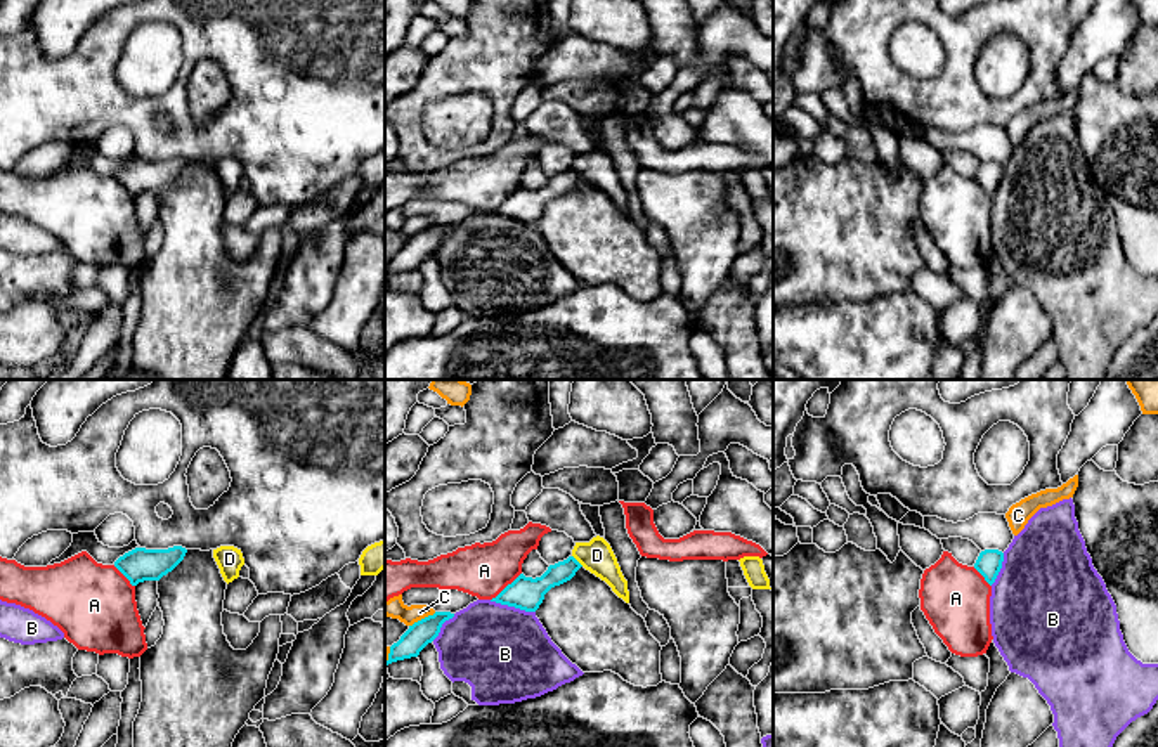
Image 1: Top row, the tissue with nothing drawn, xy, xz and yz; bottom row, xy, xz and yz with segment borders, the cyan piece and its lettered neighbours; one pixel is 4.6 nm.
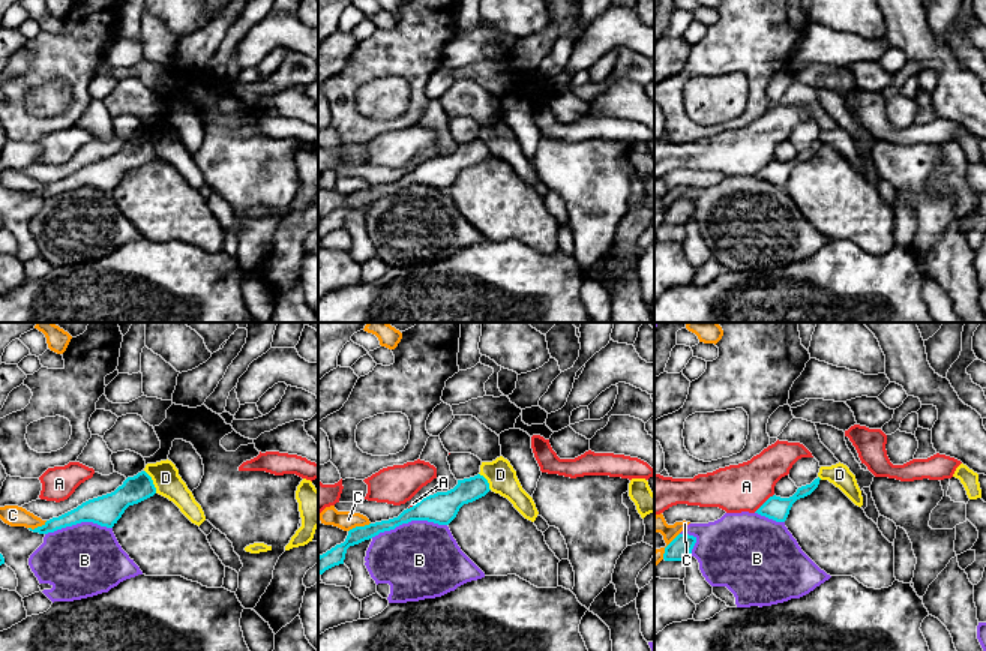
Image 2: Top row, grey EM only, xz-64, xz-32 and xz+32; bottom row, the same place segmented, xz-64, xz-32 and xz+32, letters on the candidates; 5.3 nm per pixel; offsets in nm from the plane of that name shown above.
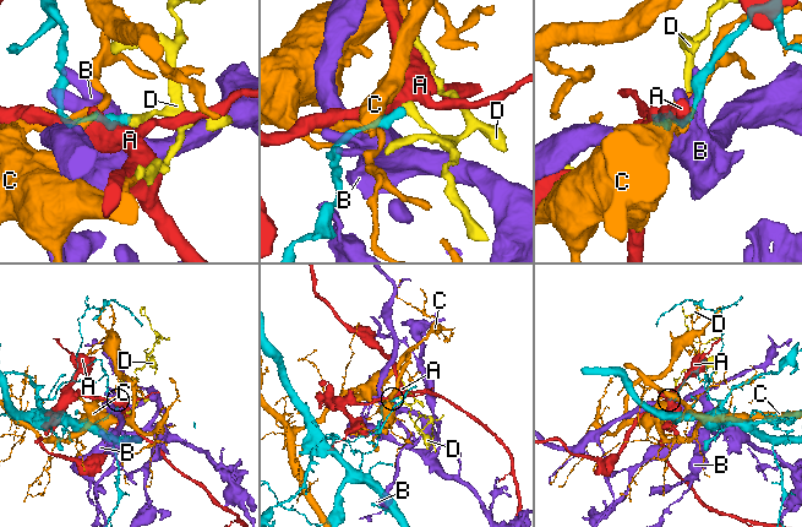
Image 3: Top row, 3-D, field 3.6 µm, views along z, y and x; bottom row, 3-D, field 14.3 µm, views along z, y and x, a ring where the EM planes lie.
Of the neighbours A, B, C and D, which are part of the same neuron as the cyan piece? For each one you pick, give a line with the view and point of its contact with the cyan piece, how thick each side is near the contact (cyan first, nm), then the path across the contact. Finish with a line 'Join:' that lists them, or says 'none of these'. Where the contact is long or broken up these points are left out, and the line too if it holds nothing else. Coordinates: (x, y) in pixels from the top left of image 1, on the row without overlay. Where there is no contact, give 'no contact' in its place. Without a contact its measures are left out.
Join: none of these

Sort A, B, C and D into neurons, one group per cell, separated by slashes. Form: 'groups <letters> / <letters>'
groups A / B / C / D

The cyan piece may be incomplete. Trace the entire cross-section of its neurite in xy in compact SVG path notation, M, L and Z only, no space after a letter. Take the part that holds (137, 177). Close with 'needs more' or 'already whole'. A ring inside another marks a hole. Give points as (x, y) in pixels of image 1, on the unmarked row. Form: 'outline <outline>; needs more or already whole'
outline M173 158L168 161L135 159L114 173L114 179L137 198L144 192L159 192L172 184L185 168L187 161Z; already whole

